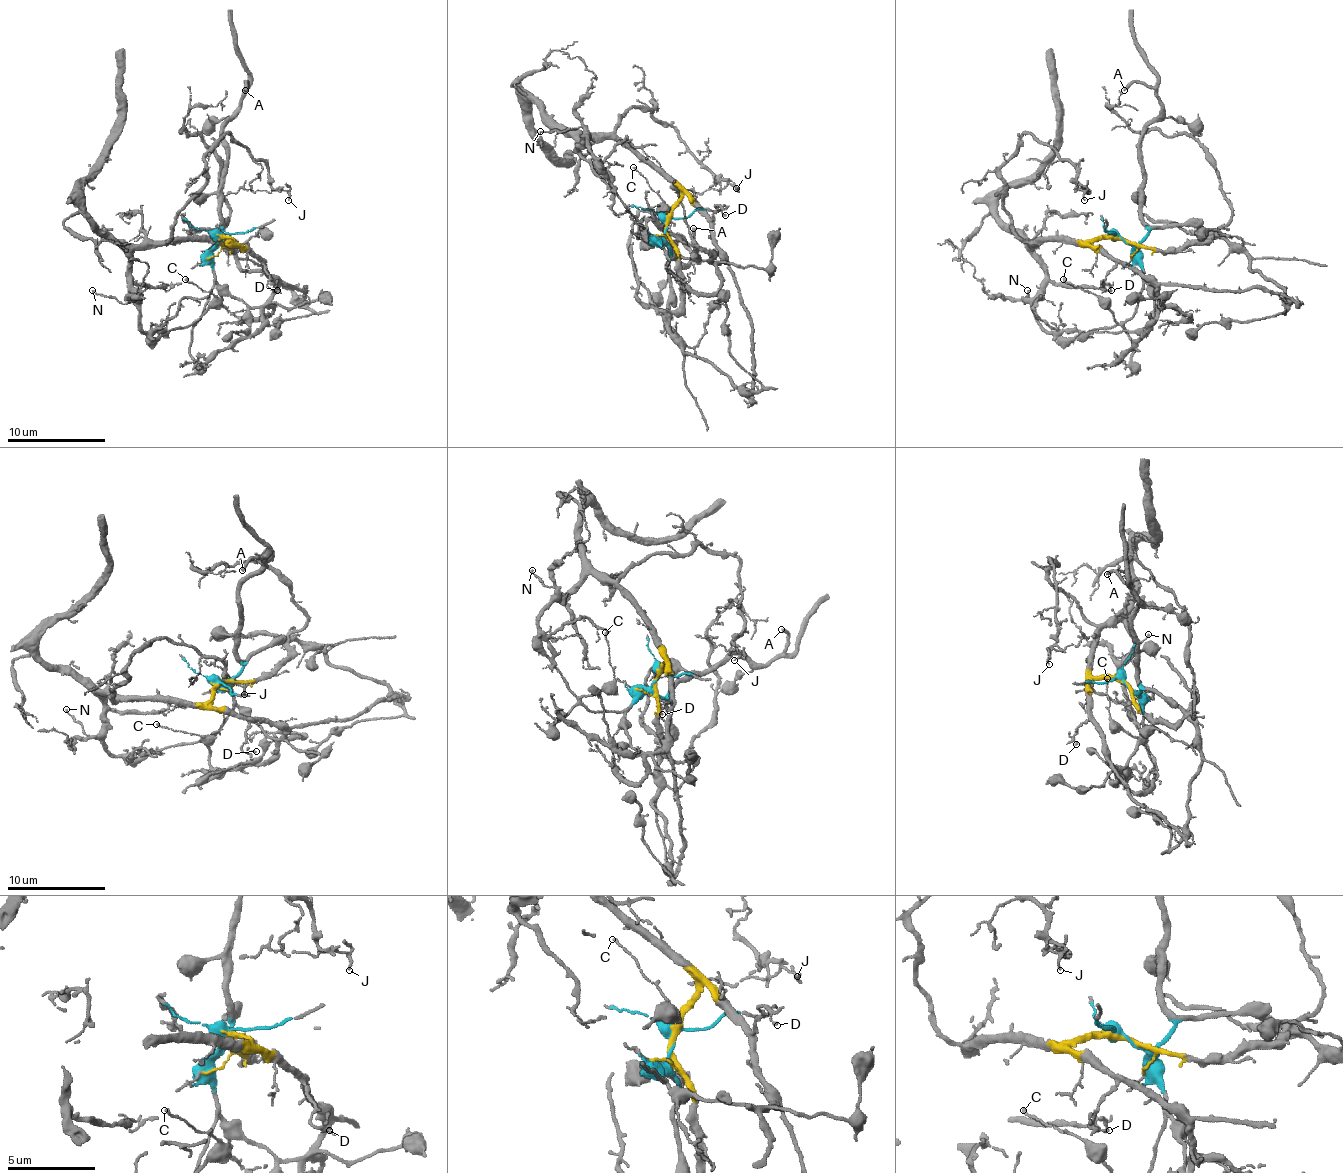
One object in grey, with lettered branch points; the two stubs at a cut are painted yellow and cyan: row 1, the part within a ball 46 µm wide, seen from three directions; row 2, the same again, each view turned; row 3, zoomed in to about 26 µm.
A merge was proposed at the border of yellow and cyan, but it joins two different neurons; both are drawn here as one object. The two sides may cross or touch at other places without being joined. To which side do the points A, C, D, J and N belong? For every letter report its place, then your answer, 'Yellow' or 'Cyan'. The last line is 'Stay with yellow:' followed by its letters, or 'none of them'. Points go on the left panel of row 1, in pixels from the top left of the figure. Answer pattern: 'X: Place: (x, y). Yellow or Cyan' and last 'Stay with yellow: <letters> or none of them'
A: Place: (245, 90). Cyan
C: Place: (185, 279). Cyan
D: Place: (277, 290). Yellow
J: Place: (288, 200). Yellow
N: Place: (92, 290). Yellow
Stay with yellow: D, J, N

